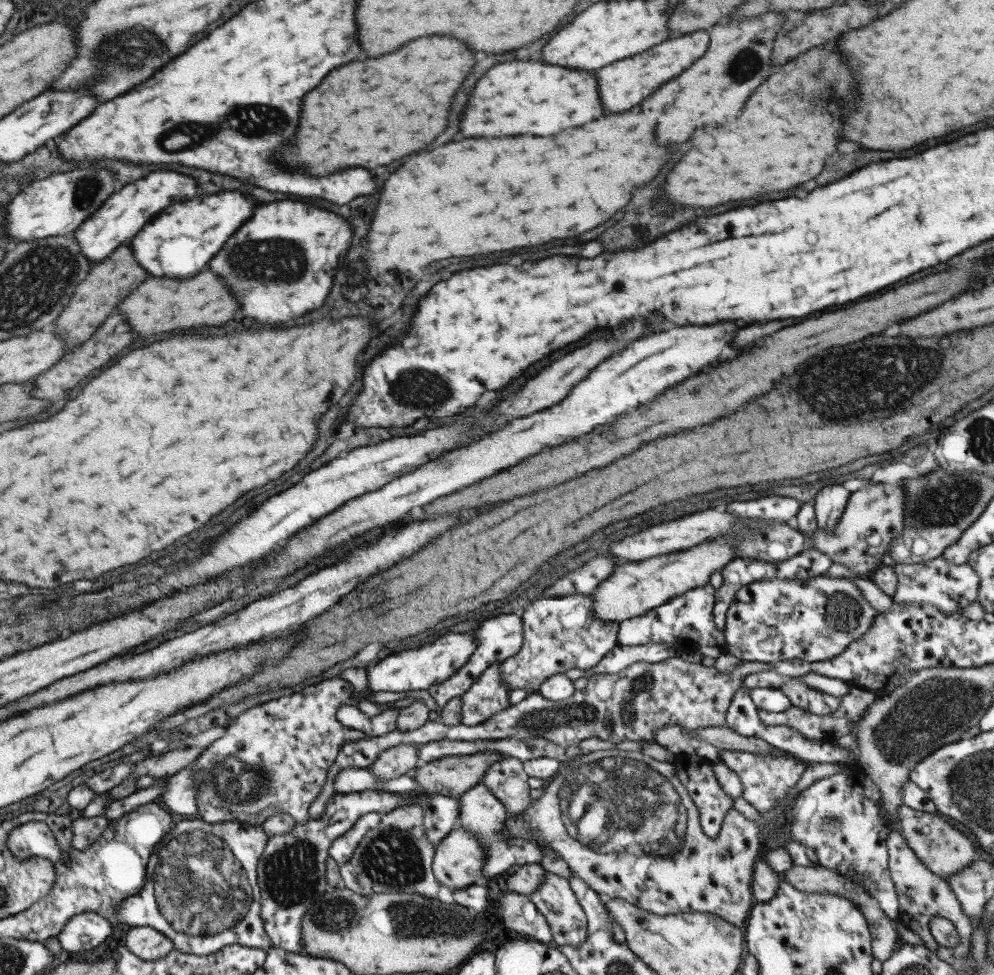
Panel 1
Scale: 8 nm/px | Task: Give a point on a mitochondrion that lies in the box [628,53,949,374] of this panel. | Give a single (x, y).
(827, 83)

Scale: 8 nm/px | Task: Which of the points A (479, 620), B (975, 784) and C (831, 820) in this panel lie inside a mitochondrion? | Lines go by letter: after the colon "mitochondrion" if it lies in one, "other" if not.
A: other
B: mitochondrion
C: mitochondrion

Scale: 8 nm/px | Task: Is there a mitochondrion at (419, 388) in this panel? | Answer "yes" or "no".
yes

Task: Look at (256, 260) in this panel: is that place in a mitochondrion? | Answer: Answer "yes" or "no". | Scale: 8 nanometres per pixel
yes

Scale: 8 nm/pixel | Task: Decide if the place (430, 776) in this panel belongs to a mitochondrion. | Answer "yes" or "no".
no

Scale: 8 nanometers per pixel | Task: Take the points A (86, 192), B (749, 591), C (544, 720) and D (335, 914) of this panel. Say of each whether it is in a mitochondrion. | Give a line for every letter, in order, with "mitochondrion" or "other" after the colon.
A: mitochondrion
B: other
C: mitochondrion
D: mitochondrion

